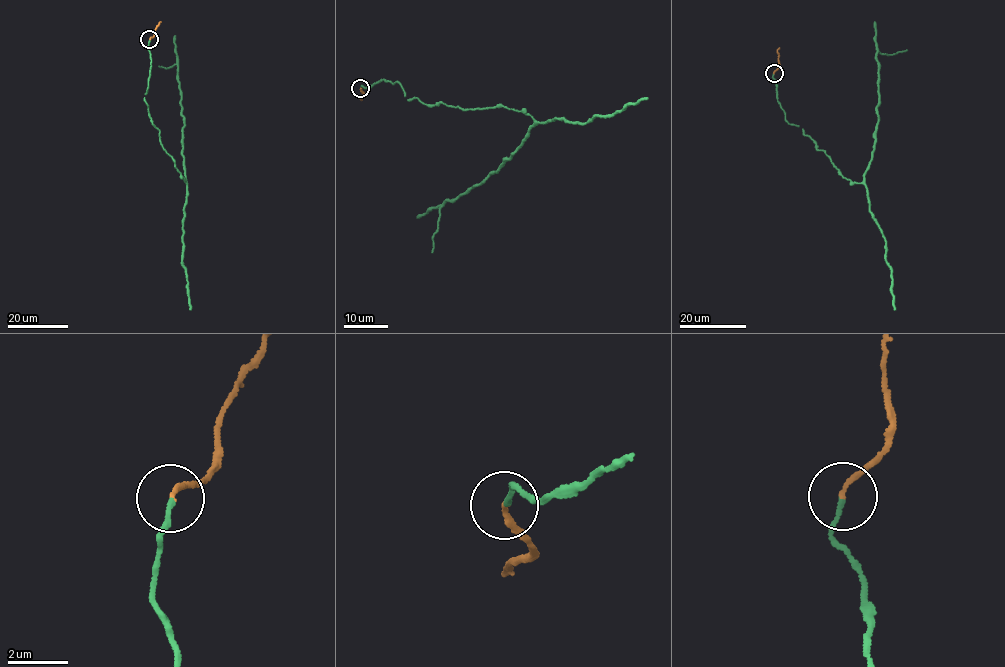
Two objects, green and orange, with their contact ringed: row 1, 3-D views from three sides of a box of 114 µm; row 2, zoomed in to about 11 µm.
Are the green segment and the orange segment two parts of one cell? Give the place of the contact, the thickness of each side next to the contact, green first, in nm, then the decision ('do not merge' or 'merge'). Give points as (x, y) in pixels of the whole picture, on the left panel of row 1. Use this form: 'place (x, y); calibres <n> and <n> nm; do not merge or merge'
place (149, 39); calibres 140 and 170 nm; merge

